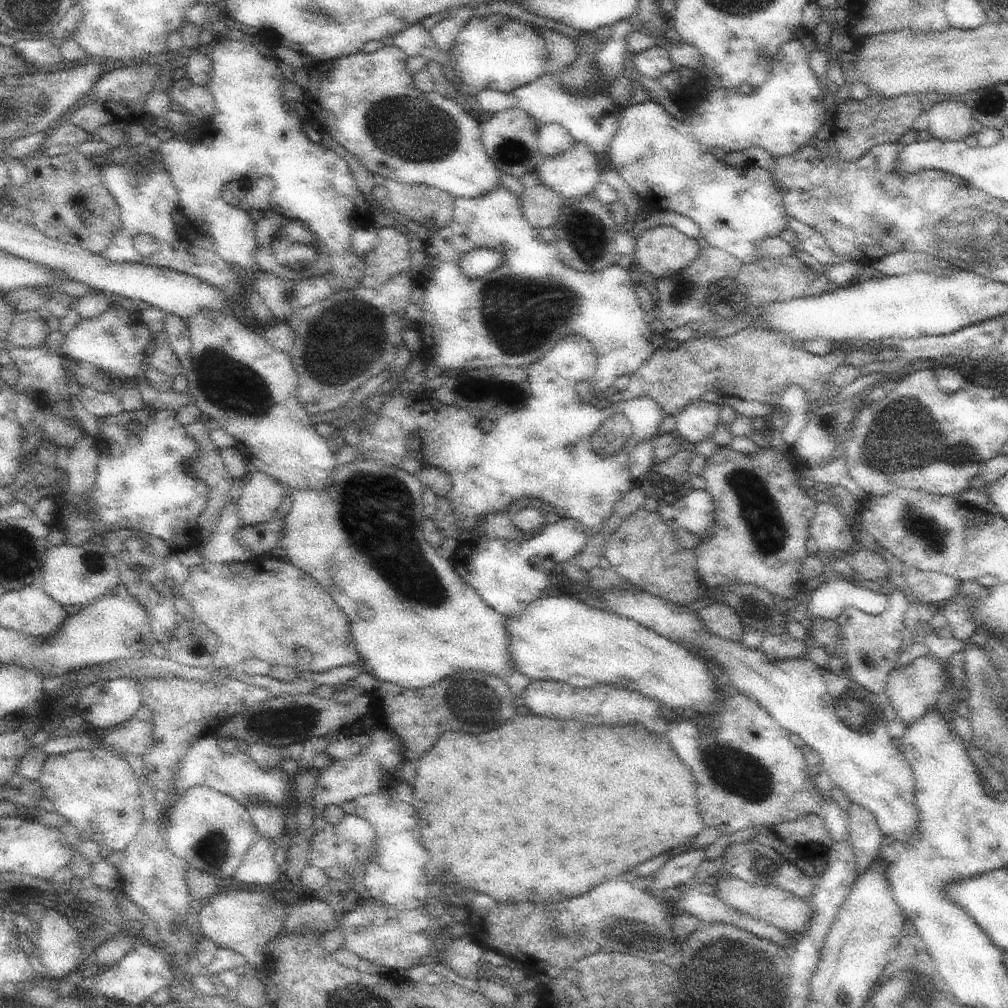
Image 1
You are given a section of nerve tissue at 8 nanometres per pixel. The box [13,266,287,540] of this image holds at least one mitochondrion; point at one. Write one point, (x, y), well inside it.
(223, 382)

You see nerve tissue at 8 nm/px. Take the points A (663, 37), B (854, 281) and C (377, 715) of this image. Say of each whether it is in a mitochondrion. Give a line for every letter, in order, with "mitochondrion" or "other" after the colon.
A: other
B: other
C: other

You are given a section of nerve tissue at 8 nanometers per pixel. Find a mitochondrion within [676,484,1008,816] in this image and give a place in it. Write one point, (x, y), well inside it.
(731, 769)

